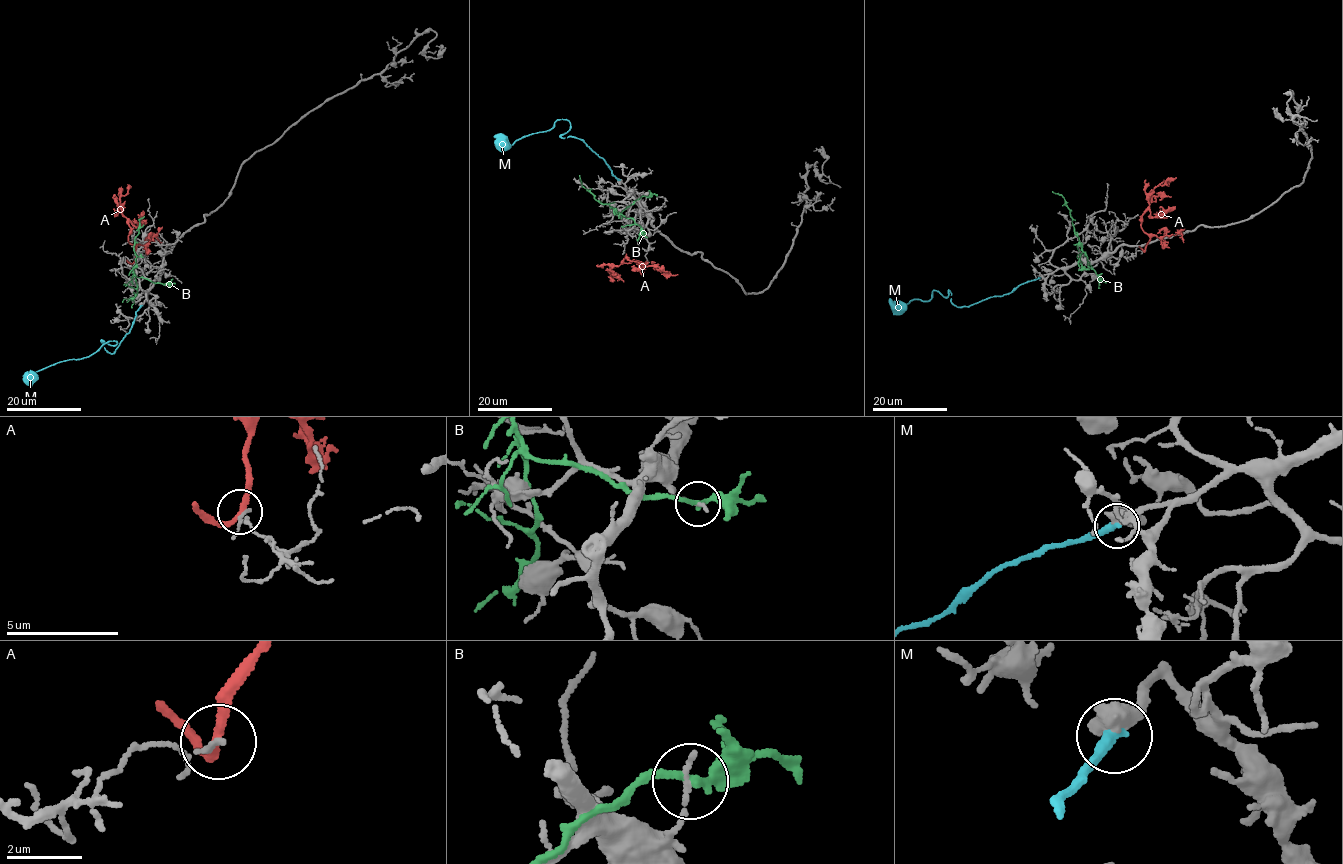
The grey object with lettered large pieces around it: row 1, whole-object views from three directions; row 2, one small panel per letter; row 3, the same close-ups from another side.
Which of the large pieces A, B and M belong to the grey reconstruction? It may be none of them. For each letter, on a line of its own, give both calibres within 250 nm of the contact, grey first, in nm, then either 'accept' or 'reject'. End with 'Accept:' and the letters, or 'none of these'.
A: 100 nm thick on the grey side, 200 nm on the other; reject
B: 160 nm thick on the grey side, 200 nm on the other; reject
M: 500 nm thick on the grey side, 340 nm on the other; accept
Accept: M

